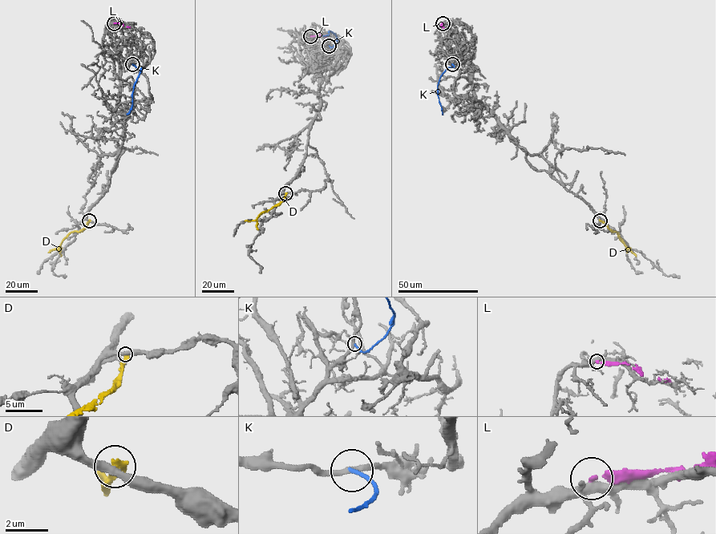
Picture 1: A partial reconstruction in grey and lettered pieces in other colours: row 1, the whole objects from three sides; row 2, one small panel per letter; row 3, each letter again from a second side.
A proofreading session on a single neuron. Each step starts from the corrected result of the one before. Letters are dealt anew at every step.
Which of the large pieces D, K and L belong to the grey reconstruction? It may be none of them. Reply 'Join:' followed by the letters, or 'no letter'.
Join: no letter

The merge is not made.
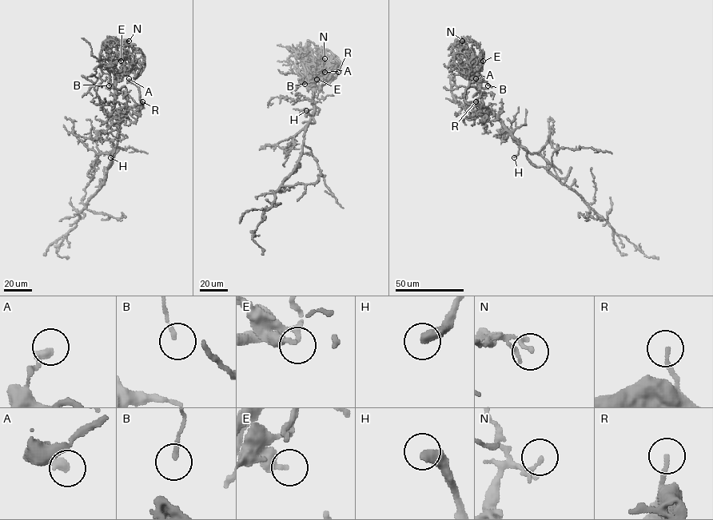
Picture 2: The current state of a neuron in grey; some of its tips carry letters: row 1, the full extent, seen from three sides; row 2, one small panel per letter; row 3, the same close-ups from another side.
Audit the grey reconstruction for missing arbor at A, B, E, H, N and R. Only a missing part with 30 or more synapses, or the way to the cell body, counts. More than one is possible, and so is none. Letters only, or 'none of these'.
H, R

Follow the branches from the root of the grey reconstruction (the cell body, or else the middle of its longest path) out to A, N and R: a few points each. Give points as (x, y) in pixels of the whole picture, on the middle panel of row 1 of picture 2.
A: (307, 125), (314, 122), (314, 91), (336, 74), (338, 63), (335, 61), (324, 72)
N: (307, 125), (314, 122), (314, 108), (310, 75), (307, 74), (313, 76), (312, 73), (322, 65), (324, 58)
R: (307, 125), (314, 122), (314, 91), (338, 72)

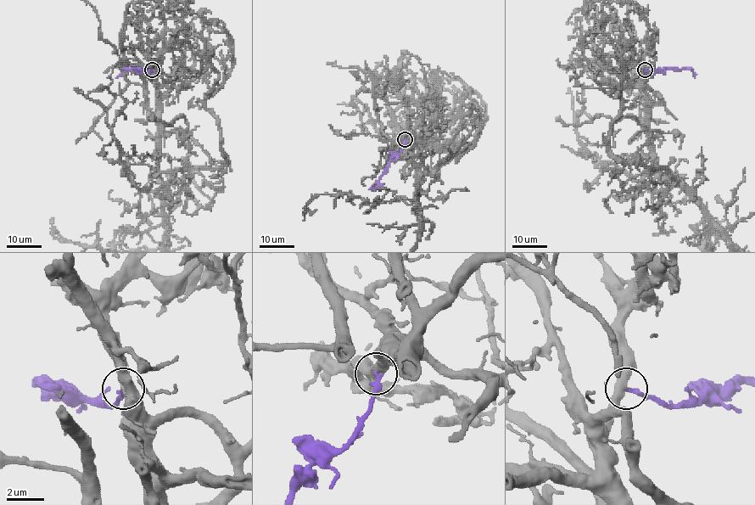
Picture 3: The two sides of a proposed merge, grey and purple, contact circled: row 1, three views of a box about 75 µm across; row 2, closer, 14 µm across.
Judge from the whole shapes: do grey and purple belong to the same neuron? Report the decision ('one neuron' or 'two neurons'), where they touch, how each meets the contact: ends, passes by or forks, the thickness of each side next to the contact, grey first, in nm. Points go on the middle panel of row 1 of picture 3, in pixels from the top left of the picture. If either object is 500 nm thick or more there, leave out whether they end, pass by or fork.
one neuron; at (405, 139); 500 nm thick on the grey side, 280 nm on the other

